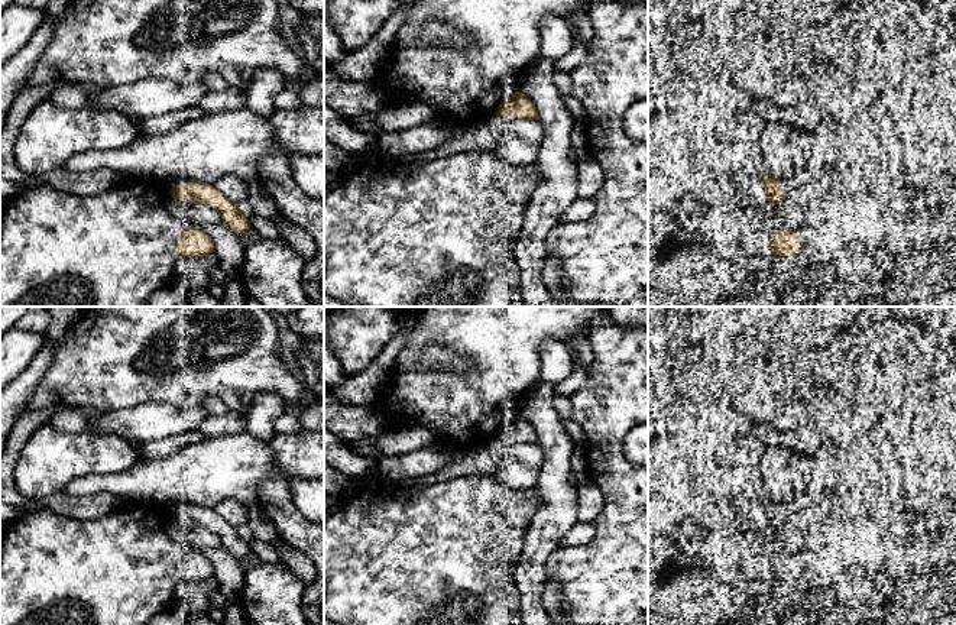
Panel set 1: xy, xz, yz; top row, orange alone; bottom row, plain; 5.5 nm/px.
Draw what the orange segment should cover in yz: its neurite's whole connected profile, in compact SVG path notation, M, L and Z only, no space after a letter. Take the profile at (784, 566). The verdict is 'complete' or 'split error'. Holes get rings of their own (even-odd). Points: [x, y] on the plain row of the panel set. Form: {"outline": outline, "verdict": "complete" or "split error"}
{"outline": "M785 551L775 556L769 564L768 570L774 580L794 580L801 577L798 557L793 556L791 553Z", "verdict": "complete"}

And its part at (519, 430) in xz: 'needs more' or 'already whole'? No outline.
already whole

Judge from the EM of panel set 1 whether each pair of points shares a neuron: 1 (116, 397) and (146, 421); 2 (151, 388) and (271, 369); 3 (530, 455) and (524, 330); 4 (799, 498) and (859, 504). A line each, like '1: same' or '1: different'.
1: different
2: same
3: different
4: different

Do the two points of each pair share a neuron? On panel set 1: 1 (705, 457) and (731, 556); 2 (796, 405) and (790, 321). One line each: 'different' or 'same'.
1: different
2: different

